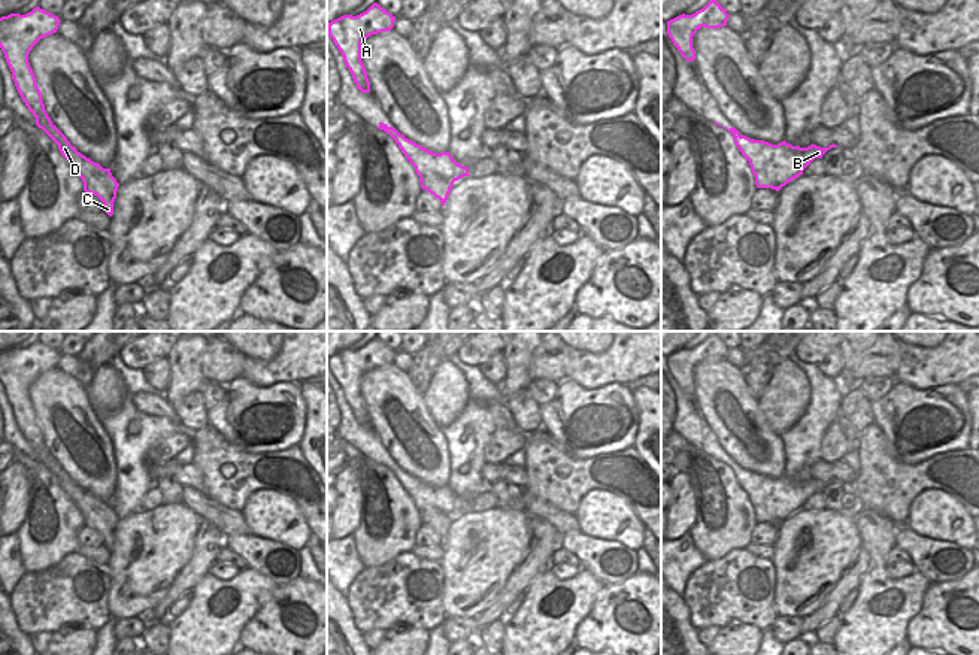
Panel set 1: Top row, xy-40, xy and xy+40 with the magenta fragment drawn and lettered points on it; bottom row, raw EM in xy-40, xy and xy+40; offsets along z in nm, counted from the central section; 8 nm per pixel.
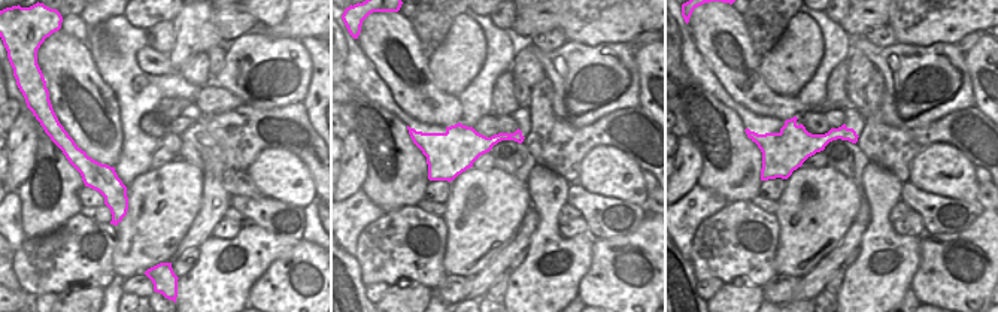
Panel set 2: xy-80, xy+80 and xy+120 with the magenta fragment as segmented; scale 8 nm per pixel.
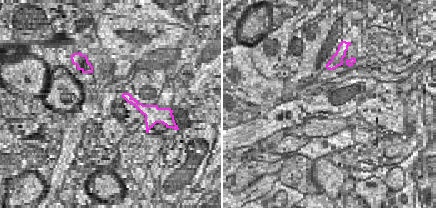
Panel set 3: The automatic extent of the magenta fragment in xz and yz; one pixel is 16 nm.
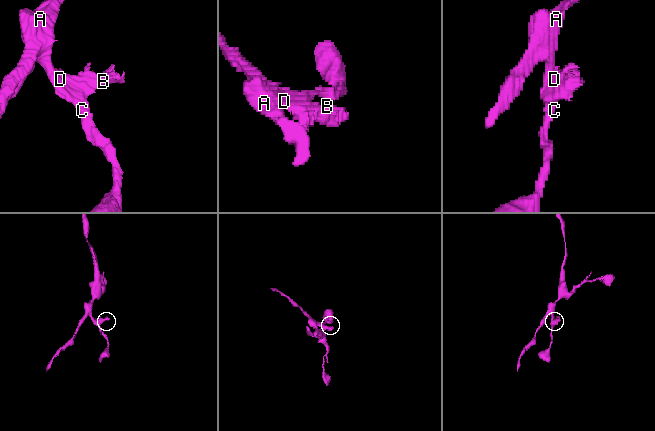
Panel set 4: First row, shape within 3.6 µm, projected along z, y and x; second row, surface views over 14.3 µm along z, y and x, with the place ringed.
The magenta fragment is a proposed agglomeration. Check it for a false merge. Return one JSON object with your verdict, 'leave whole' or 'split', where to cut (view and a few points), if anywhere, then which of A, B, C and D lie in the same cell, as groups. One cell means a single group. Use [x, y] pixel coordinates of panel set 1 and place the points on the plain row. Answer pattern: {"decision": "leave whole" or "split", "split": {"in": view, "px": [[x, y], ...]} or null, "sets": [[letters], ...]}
{"decision": "split", "split": {"in": "xy", "px": [[420, 509], [436, 506], [454, 515]]}, "sets": [["A", "C", "D"], ["B"]]}

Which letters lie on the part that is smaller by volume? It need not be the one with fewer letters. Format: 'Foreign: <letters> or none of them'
Foreign: B

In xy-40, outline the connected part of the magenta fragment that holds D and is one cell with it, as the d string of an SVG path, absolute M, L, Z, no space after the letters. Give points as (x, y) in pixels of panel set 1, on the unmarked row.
M34 342L25 349L10 348L0 352L0 382L12 406L15 421L42 463L57 479L61 489L72 498L84 516L84 525L97 530L104 537L104 546L113 549L113 536L119 518L110 503L103 503L70 479L67 471L52 458L45 445L40 424L28 397L28 388L43 372L57 367L60 352Z

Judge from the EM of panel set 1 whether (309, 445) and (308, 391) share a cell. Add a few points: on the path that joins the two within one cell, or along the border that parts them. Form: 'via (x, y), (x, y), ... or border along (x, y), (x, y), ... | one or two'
via (311, 431), (311, 405) | one

